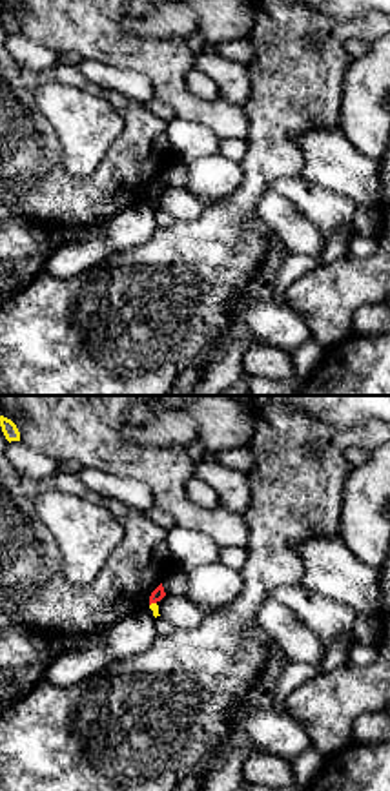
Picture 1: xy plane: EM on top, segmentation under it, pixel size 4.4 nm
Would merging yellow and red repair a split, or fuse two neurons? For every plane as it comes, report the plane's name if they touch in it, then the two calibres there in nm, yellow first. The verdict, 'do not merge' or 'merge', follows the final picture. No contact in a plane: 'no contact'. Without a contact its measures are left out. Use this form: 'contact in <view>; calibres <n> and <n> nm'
contact in xy; calibres 40 and 60 nm

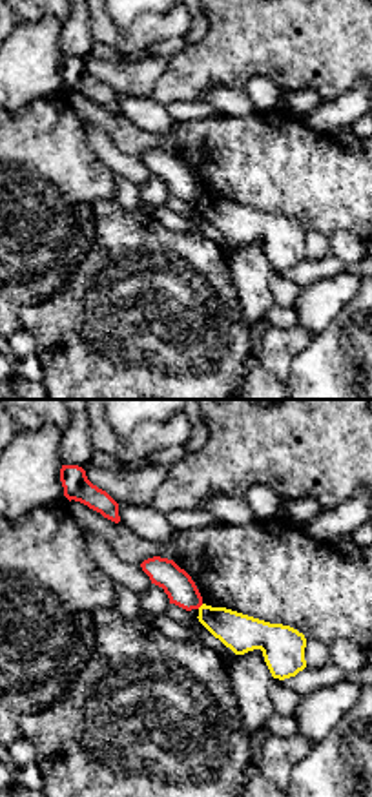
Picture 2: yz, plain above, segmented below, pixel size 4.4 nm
contact in yz; calibres 170 and 140 nm

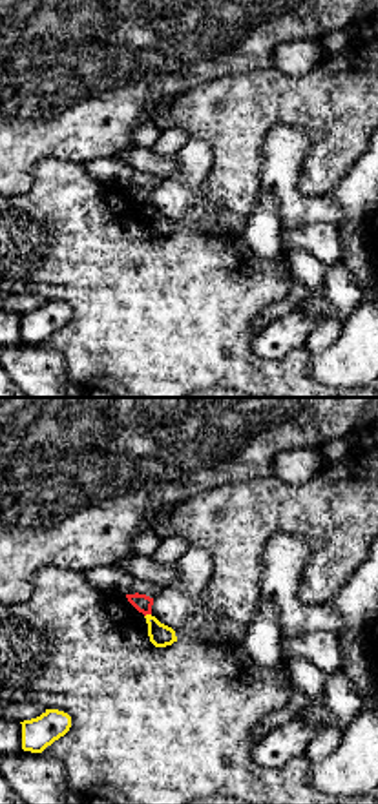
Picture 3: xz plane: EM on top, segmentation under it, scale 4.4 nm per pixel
contact in xz; calibres 100 and 80 nm

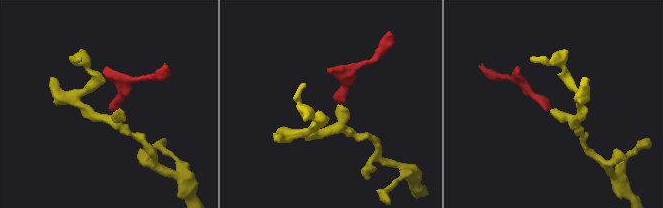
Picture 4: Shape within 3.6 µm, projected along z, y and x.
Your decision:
do not merge

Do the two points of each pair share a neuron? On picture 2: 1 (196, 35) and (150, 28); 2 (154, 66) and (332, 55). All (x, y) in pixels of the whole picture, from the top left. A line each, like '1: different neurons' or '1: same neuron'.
1: different neurons
2: different neurons

